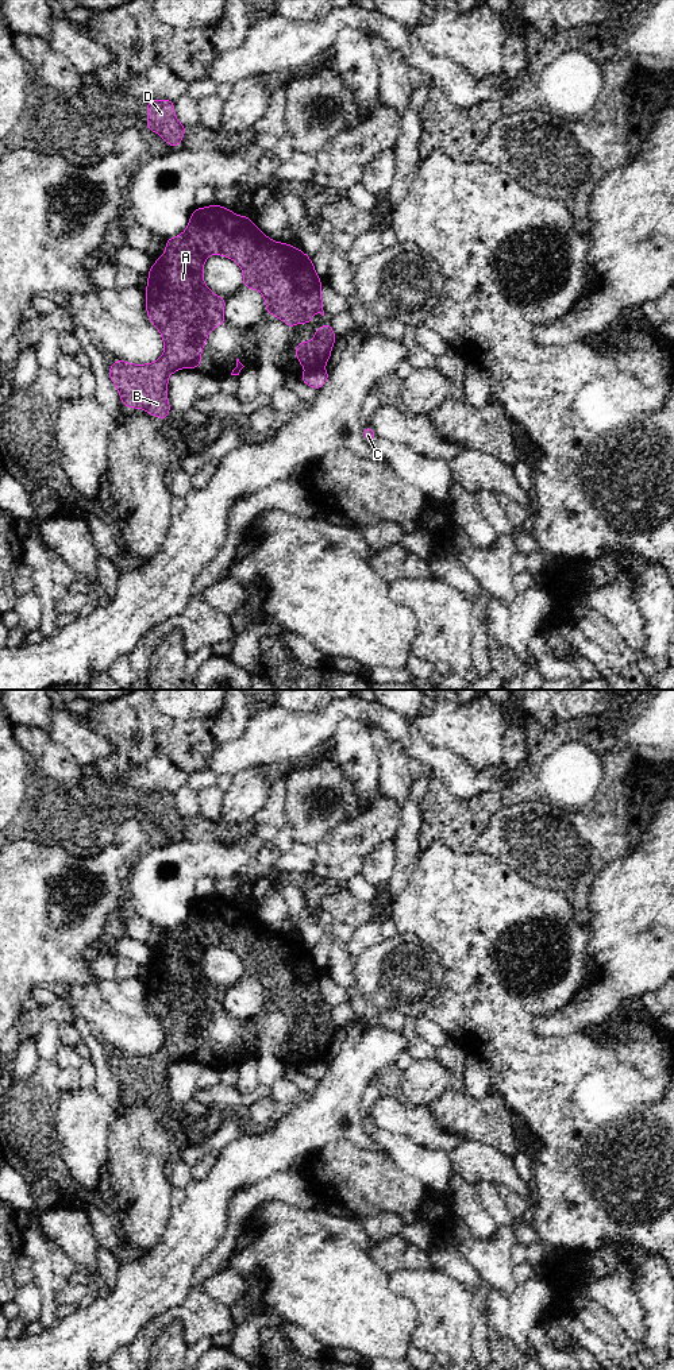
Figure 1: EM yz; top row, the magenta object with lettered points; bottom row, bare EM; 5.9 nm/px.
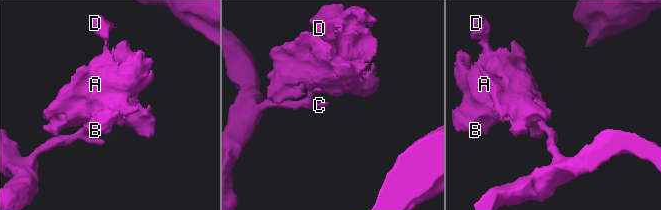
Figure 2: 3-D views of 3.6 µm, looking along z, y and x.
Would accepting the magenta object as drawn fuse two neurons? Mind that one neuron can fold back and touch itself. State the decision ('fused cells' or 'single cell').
fused cells

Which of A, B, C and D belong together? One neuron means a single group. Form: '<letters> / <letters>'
A B D / C

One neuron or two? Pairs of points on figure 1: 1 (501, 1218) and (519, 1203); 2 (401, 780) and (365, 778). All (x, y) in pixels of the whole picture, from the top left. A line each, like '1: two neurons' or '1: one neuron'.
1: two neurons
2: two neurons

